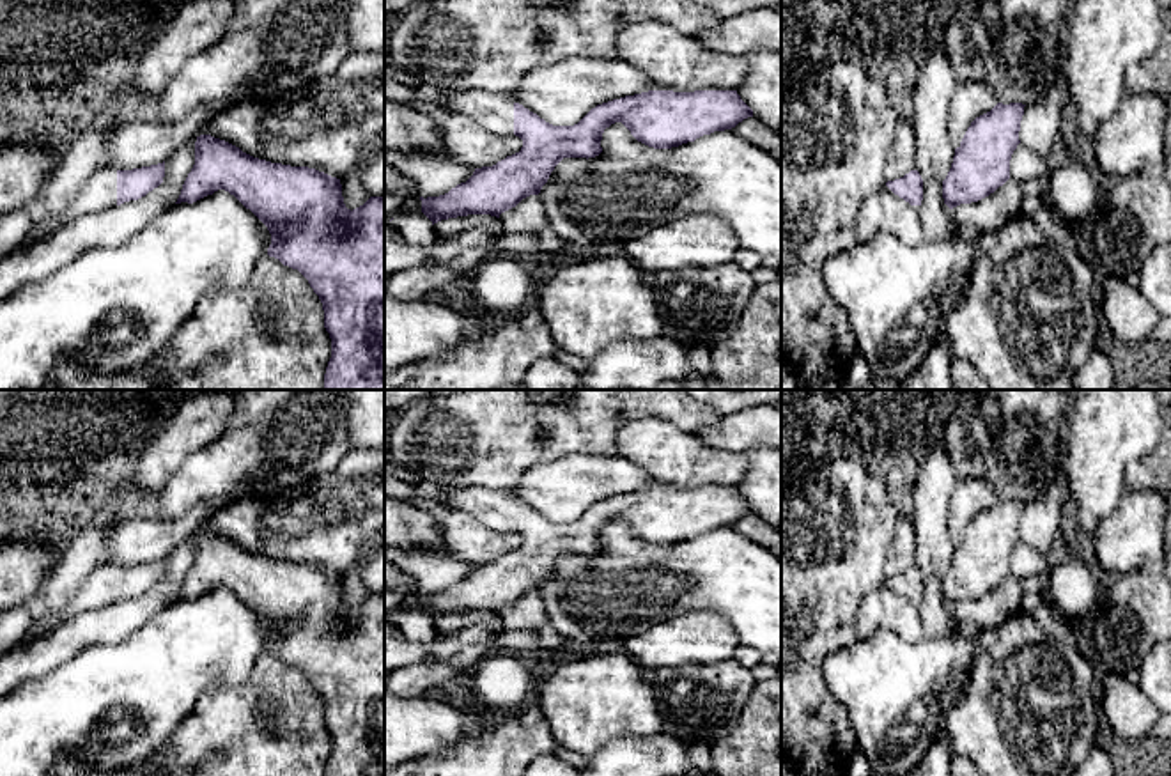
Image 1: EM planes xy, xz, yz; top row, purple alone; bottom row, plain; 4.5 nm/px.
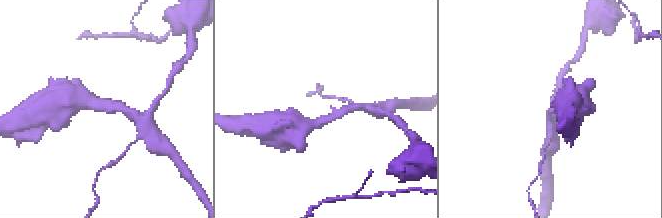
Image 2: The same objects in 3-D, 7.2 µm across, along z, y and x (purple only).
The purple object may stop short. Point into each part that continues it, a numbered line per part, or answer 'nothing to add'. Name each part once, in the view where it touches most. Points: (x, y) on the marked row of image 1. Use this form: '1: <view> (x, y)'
1: xy (100, 194)

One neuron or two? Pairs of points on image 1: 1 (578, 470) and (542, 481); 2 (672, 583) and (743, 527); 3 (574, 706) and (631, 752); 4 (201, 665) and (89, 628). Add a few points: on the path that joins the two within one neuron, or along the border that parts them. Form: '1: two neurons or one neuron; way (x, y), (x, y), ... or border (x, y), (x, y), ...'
1: one neuron; way (569, 479), (551, 481)
2: two neurons; border (730, 527), (762, 546)
3: two neurons; border (656, 732), (613, 737), (589, 757)
4: two neurons; border (156, 612), (126, 636), (94, 642), (84, 649)

